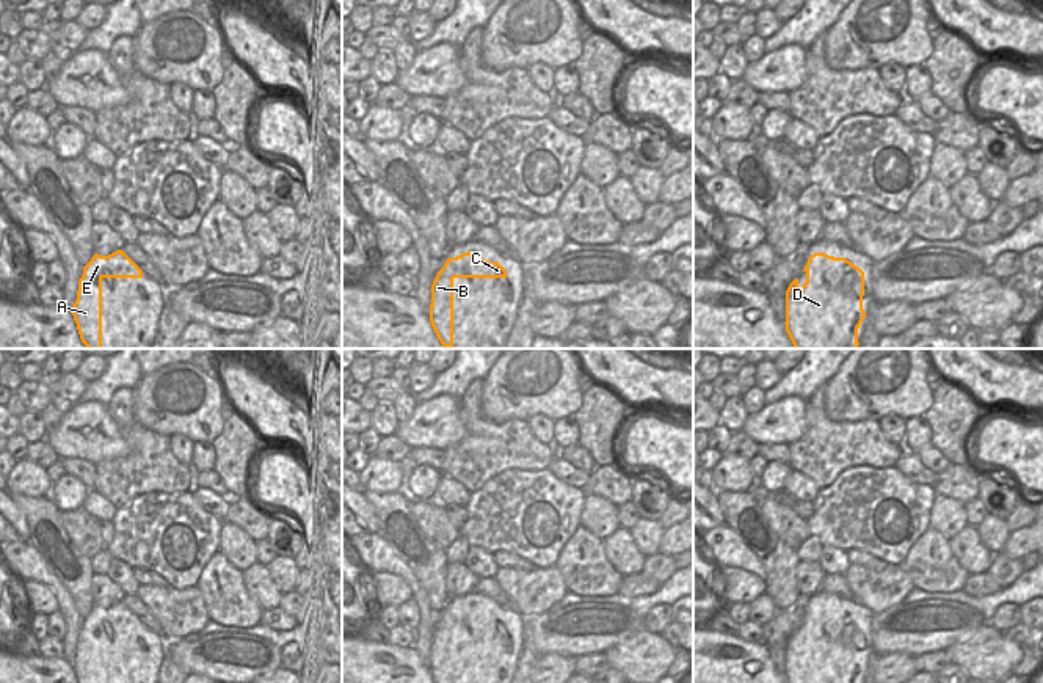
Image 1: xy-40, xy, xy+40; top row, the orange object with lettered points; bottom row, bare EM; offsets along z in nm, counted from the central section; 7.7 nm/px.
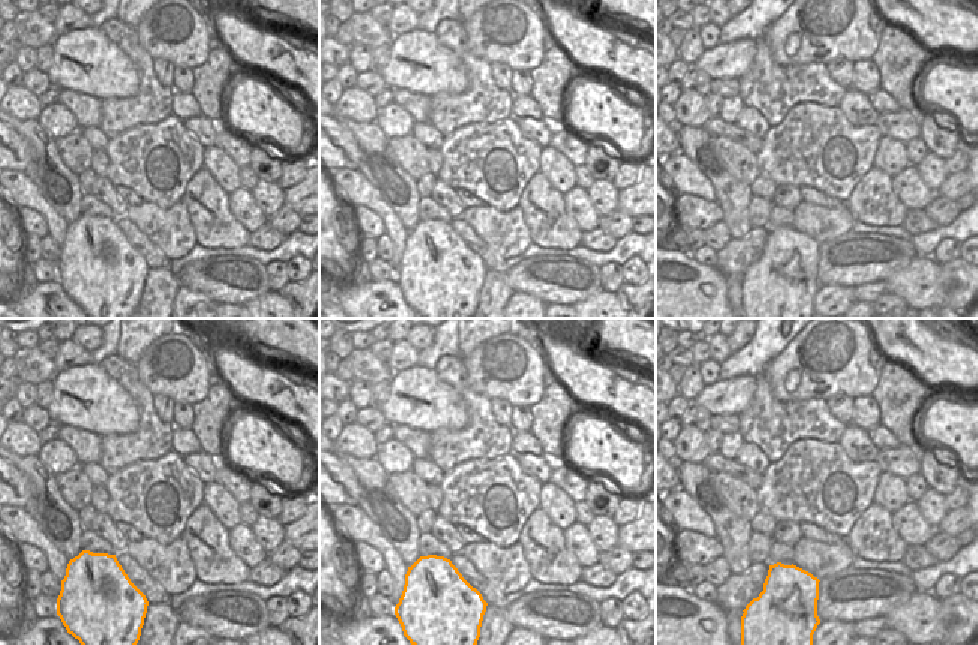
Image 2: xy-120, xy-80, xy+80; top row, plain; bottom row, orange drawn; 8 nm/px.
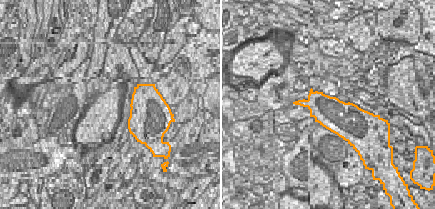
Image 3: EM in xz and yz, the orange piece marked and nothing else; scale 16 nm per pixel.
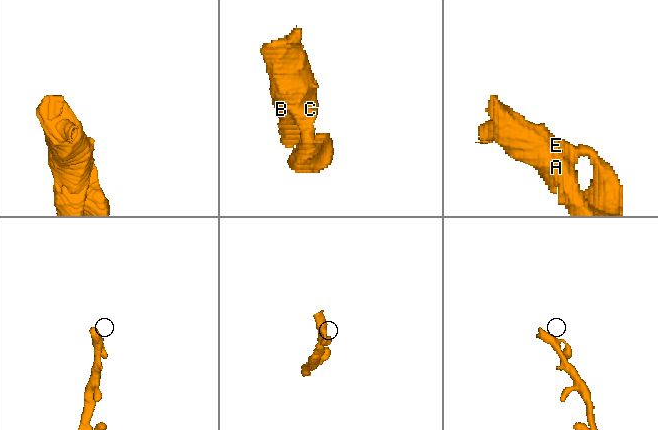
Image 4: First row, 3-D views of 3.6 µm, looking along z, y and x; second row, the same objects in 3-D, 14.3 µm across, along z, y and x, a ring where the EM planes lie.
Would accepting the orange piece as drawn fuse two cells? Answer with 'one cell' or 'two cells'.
one cell

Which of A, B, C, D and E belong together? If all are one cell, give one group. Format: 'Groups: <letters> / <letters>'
Groups: A B C D E

